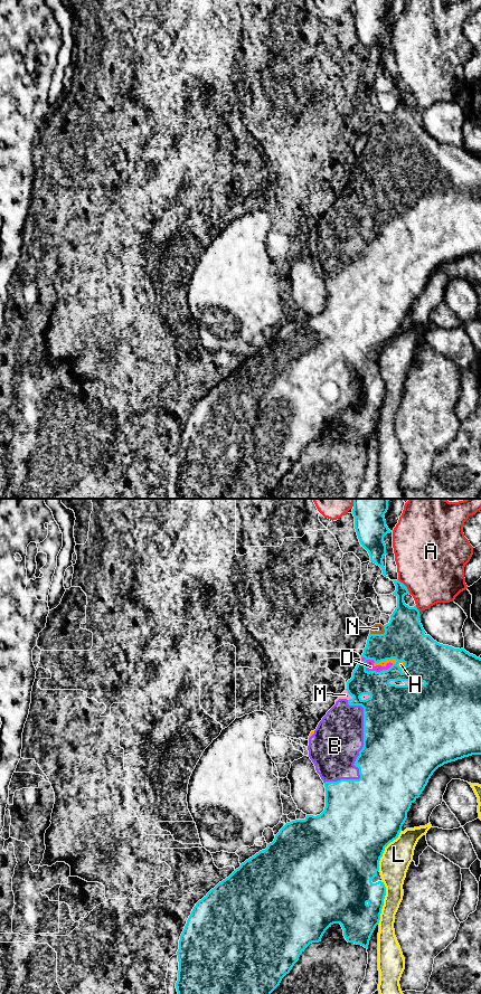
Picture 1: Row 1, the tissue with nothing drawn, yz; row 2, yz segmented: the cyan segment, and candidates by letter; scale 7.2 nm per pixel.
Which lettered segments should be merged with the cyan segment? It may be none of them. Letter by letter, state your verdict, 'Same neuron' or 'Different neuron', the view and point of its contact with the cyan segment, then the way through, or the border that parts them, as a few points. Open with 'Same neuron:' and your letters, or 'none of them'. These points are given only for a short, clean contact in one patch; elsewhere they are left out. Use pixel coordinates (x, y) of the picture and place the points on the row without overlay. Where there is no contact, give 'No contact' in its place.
Same neuron: B, D, H, M, N
A: Different neuron. Touches cyan at yz (405, 85)
B: Same neuron. Touches cyan at yz (359, 251)
D: Same neuron. Touches cyan at yz (373, 170)
H: Same neuron. Touches cyan at yz (390, 158)
L: Different neuron. Touches cyan at yz (383, 401)
M: Same neuron. Touches cyan at yz (349, 192)
N: Same neuron. Touches cyan at yz (379, 133). Path across: yz (404, 139), (385, 139), (379, 133), (377, 128)

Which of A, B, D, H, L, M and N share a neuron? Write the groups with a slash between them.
A / B D H M N / L

